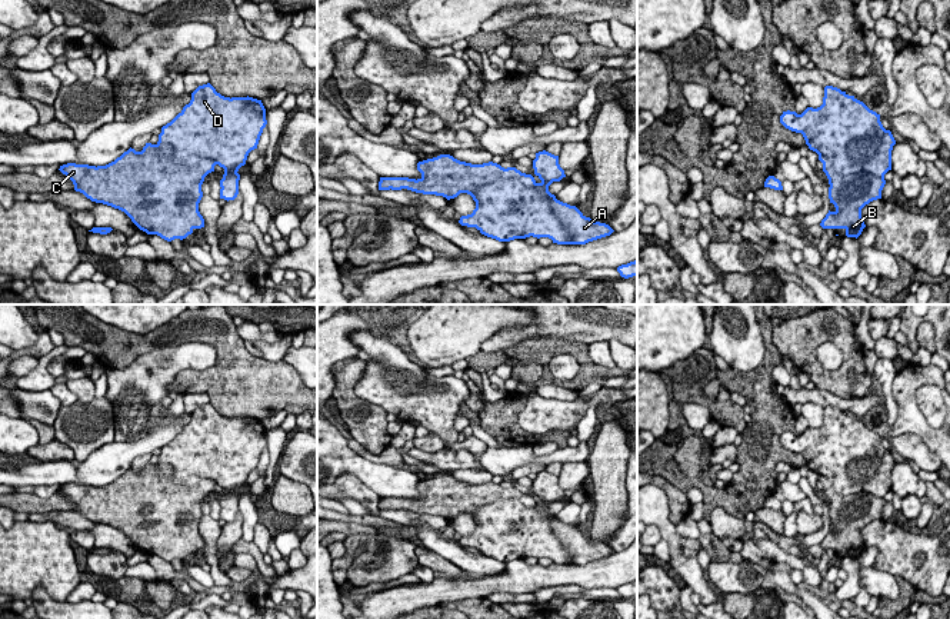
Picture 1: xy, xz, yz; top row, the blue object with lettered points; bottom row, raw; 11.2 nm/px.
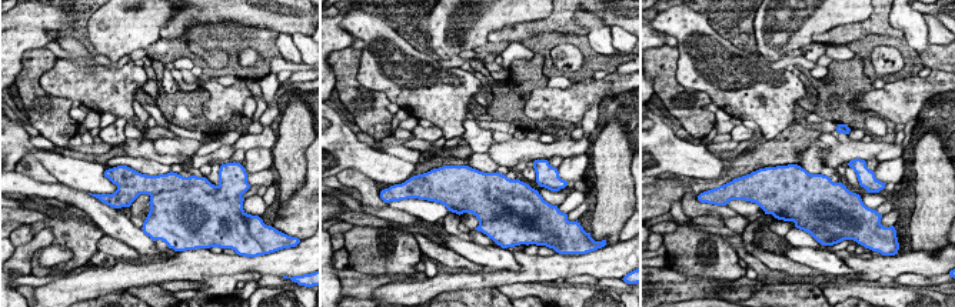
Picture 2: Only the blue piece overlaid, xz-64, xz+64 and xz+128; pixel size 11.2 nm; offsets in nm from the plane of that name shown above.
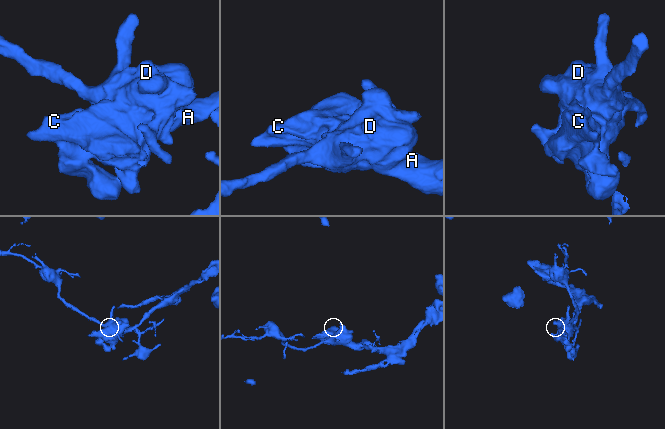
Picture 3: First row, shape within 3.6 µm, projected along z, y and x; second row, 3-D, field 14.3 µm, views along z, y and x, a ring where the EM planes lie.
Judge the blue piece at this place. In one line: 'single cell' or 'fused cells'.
fused cells

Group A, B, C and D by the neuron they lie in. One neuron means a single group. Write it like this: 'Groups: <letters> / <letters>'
Groups: A B C / D

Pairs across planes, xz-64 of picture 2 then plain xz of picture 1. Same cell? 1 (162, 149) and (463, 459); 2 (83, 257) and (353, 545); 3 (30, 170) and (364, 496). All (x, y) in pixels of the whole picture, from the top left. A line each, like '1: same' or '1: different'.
1: different
2: same
3: same

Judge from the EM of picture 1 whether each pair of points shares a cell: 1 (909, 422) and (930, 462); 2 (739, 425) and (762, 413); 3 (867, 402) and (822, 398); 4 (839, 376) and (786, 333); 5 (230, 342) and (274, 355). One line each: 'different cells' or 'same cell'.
1: different cells
2: different cells
3: same cell
4: same cell
5: different cells

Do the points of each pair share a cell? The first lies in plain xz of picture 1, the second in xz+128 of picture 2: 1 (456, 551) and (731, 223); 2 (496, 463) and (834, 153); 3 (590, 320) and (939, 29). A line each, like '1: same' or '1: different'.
1: different
2: same
3: different

